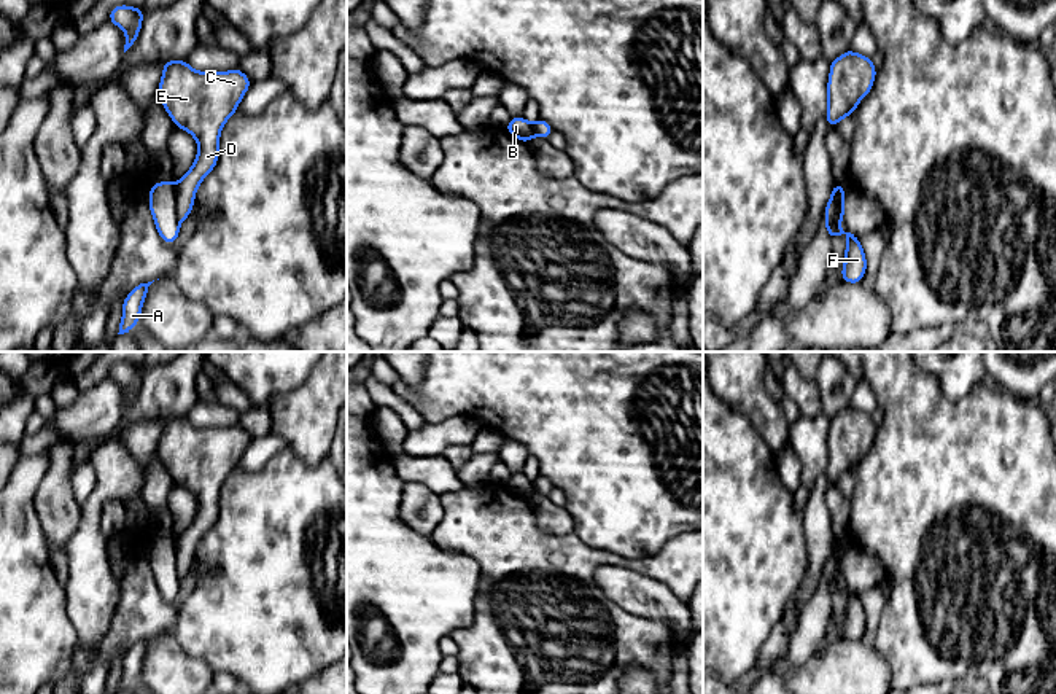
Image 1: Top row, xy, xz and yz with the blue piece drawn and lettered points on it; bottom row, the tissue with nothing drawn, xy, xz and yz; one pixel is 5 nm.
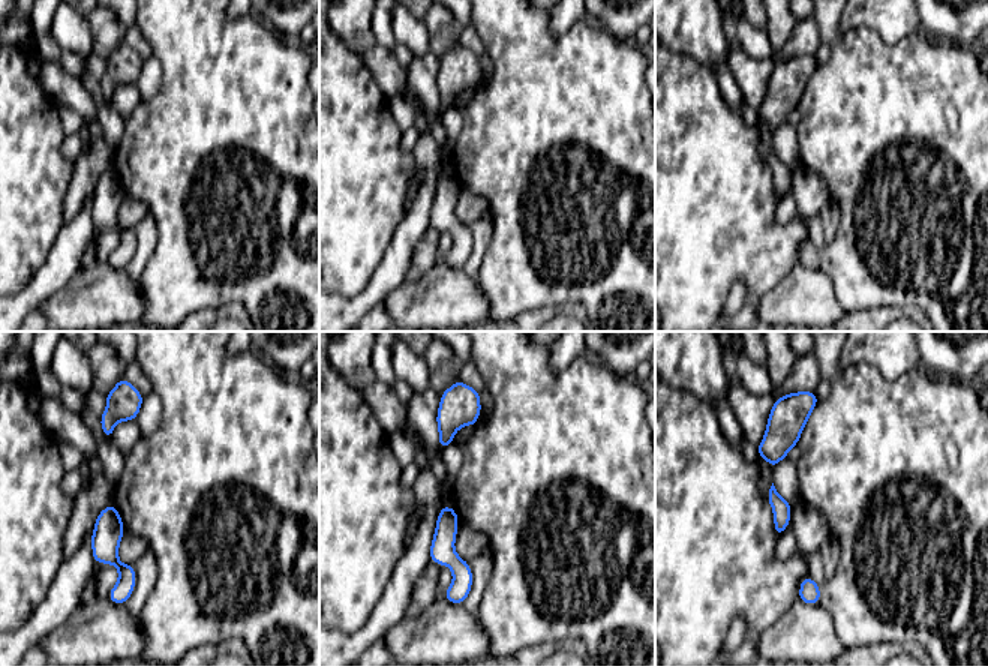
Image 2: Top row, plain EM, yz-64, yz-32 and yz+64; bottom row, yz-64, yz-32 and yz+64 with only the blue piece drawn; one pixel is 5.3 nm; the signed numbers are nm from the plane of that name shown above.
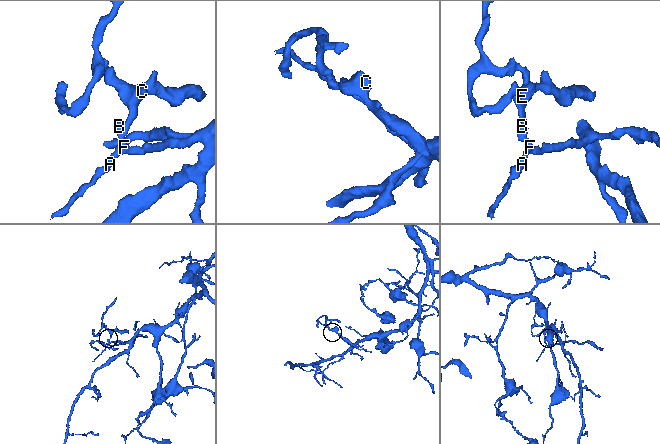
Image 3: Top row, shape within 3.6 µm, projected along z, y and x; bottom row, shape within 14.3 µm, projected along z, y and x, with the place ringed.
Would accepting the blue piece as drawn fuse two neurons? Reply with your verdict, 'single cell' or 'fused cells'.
fused cells

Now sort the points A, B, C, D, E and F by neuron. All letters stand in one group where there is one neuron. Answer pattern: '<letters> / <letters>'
A B F / C D E

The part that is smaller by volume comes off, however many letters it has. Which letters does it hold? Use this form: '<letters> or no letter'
C, D, E

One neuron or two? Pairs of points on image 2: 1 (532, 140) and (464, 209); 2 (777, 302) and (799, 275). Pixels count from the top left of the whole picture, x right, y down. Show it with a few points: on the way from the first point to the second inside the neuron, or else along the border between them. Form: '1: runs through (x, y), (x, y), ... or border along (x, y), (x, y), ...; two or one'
1: border along (459, 182), (479, 194), (486, 201), (489, 210); two
2: runs through (783, 296), (798, 281); one

